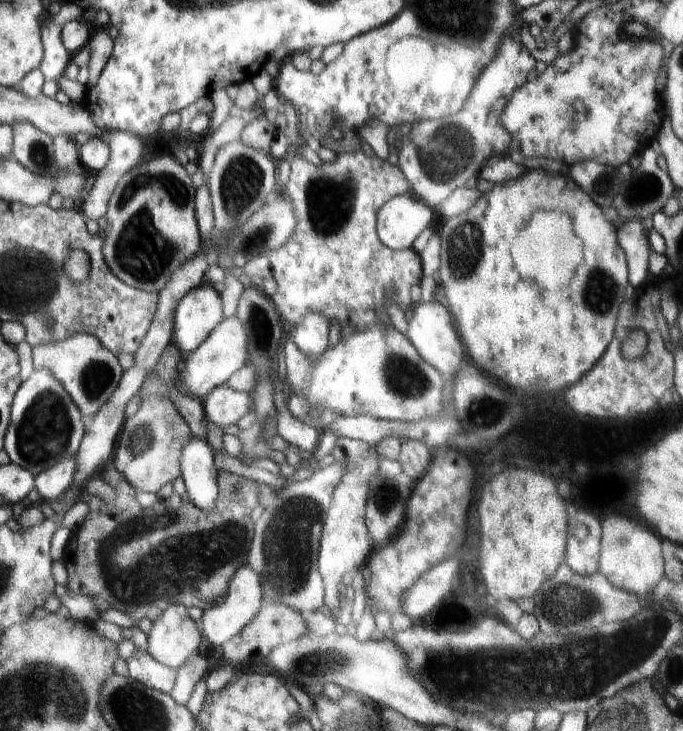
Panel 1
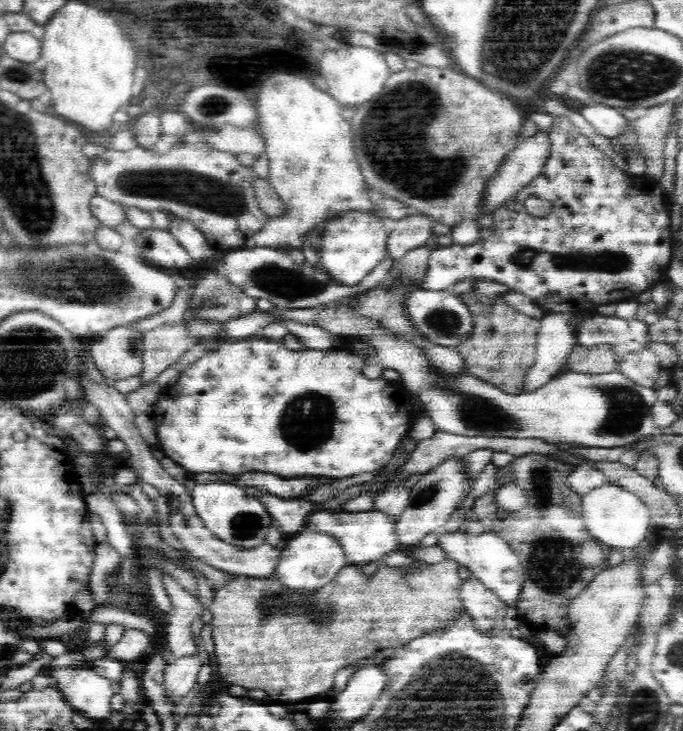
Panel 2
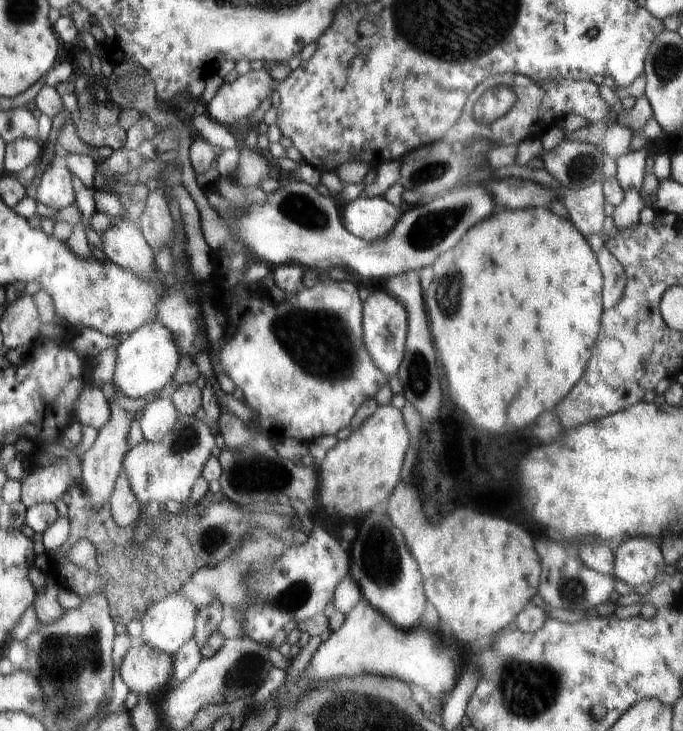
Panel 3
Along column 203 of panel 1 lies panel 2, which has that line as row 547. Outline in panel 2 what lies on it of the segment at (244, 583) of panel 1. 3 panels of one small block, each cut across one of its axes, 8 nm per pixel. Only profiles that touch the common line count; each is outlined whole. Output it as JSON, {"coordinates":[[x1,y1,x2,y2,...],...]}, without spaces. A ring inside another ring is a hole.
{"coordinates":[[612,483,597,486,587,495,582,495,581,508,583,520,586,520,586,530,600,542,618,549,624,555,632,552,633,548,638,548,653,529,648,505,634,492]]}

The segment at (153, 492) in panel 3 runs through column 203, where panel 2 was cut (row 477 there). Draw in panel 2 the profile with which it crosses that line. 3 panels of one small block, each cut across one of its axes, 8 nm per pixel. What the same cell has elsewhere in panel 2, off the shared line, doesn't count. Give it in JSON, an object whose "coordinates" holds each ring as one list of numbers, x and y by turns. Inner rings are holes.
{"coordinates":[[448,458,433,471,423,474,409,494,409,505,401,512,396,524,397,549,418,546,420,540,430,532,439,530,442,524,461,507,461,503,472,492,472,483,466,473,464,458]]}

